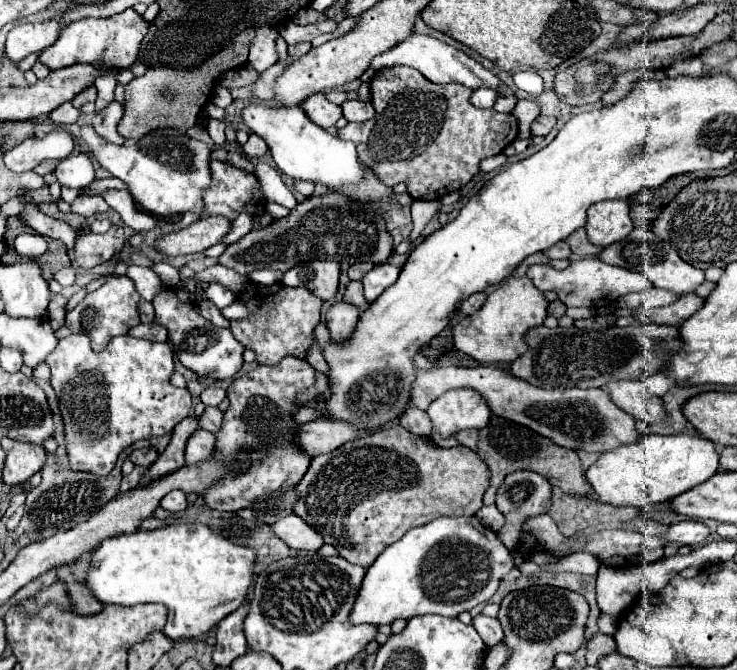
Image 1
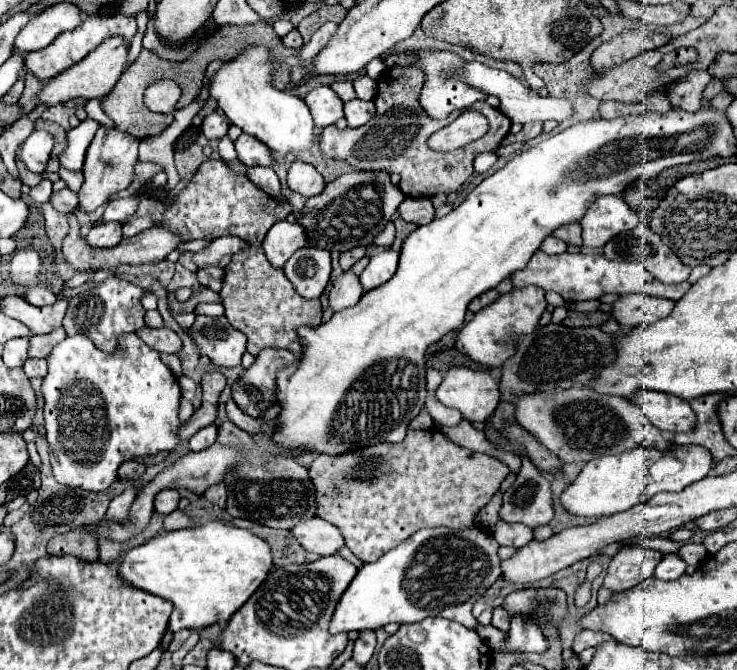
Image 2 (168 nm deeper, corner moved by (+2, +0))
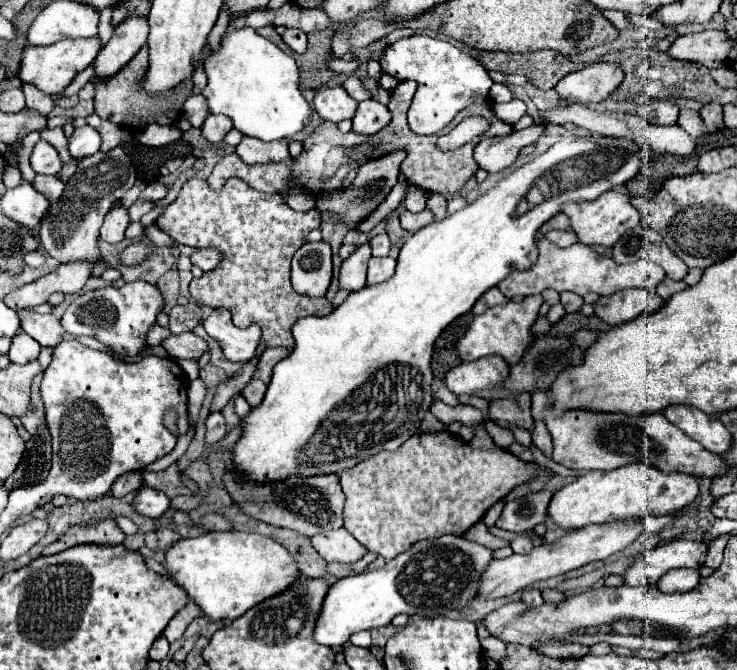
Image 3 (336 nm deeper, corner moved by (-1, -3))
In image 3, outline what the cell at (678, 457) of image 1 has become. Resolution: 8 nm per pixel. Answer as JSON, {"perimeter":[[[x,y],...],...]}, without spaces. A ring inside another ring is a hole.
{"perimeter":[[[625,464],[615,470],[591,470],[553,494],[549,516],[565,530],[587,524],[603,524],[625,518],[651,518],[651,514],[671,514],[689,506],[699,494],[699,478],[685,472],[663,472],[647,464]]]}

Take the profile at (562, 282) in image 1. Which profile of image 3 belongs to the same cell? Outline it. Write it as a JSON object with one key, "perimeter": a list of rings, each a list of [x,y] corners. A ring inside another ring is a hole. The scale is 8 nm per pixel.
{"perimeter":[[[539,240],[539,260],[533,268],[525,270],[525,272],[513,272],[509,274],[501,284],[499,290],[511,298],[515,294],[541,294],[545,288],[553,288],[557,292],[575,292],[579,296],[585,296],[589,292],[595,292],[599,296],[611,296],[617,290],[625,290],[625,288],[645,288],[645,290],[655,290],[659,282],[663,282],[665,274],[659,266],[655,266],[653,262],[647,260],[639,260],[633,264],[615,264],[613,258],[609,256],[601,256],[595,250],[591,250],[589,246],[577,242],[569,248],[557,248],[555,244],[547,242],[547,240]]]}

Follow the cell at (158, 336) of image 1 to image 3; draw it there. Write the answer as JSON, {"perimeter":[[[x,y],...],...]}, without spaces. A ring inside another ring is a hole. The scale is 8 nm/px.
{"perimeter":[[[183,332],[177,336],[169,336],[161,342],[161,346],[167,350],[171,358],[201,358],[205,350],[209,350],[207,342],[195,336],[193,332]]]}

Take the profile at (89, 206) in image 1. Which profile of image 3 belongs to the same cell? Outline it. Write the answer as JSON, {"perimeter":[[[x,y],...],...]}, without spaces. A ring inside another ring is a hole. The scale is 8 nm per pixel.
{"perimeter":[[[37,174],[35,180],[33,180],[33,188],[37,192],[41,192],[49,200],[49,204],[53,206],[53,204],[59,202],[59,198],[61,198],[61,194],[65,190],[65,184],[61,180],[57,180],[55,176],[39,176]]]}

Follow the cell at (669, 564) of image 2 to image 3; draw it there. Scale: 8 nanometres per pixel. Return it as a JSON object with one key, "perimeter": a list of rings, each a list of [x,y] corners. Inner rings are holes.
{"perimeter":[[[669,570],[663,574],[657,582],[659,590],[663,592],[679,592],[679,590],[691,590],[699,582],[699,570]]]}

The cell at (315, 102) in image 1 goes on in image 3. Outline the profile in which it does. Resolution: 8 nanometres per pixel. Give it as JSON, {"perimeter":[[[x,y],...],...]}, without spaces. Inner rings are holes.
{"perimeter":[[[329,86],[329,88],[319,88],[315,98],[313,98],[315,110],[323,120],[329,122],[341,122],[347,118],[353,118],[357,110],[357,102],[341,90],[341,86]]]}

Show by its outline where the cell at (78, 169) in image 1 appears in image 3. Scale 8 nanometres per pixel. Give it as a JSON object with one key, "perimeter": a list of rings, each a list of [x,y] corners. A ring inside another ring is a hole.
{"perimeter":[[[91,126],[75,128],[75,132],[69,138],[69,152],[75,160],[93,156],[95,152],[99,152],[99,146],[101,146],[101,136],[93,134]]]}

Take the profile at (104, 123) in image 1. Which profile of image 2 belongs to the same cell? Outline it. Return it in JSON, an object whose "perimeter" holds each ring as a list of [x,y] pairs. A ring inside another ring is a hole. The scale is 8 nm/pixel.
{"perimeter":[[[100,127],[96,137],[92,139],[88,151],[86,151],[86,161],[82,167],[82,175],[84,175],[84,183],[78,191],[78,209],[92,213],[96,211],[100,205],[108,203],[108,199],[130,187],[132,179],[134,179],[134,163],[138,161],[138,139],[118,131],[118,129],[104,129]]]}

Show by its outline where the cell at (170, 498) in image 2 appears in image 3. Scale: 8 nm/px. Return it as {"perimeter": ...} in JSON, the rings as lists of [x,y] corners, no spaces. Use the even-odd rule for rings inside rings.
{"perimeter":[[[149,486],[141,488],[135,498],[135,510],[141,512],[143,516],[149,518],[159,518],[163,516],[171,506],[171,498],[159,490],[153,490]]]}

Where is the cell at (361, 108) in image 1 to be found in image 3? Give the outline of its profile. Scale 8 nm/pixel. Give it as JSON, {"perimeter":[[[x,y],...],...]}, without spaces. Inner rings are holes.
{"perimeter":[[[375,100],[359,102],[357,112],[353,116],[353,132],[357,132],[357,134],[375,134],[389,120],[391,120],[391,114],[389,114],[387,106],[379,104]]]}

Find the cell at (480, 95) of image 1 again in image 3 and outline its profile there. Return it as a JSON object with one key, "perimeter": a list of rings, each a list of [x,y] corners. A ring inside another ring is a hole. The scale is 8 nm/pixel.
{"perimeter":[[[415,34],[391,44],[383,52],[379,64],[383,72],[397,80],[415,80],[419,84],[409,108],[409,126],[415,134],[437,134],[457,116],[457,112],[475,102],[485,102],[493,86],[489,72],[473,56],[451,42],[427,34]]]}

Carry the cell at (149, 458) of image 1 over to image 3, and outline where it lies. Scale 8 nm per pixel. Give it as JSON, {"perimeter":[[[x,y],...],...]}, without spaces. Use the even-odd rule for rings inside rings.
{"perimeter":[[[127,472],[127,474],[119,476],[119,478],[113,482],[111,494],[117,496],[117,498],[121,498],[121,496],[125,496],[125,494],[129,494],[129,492],[137,492],[137,490],[141,488],[141,484],[143,484],[141,472]]]}

